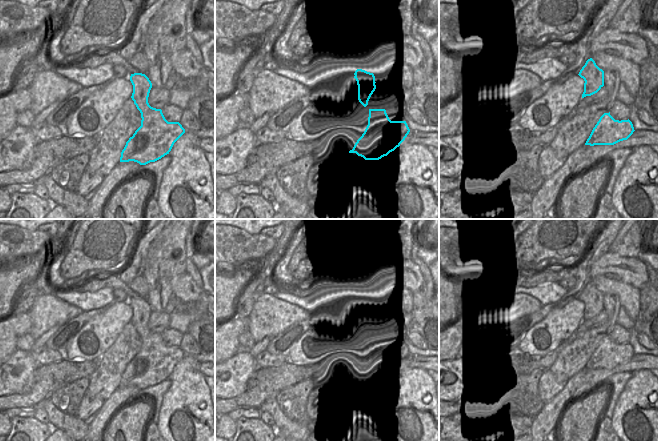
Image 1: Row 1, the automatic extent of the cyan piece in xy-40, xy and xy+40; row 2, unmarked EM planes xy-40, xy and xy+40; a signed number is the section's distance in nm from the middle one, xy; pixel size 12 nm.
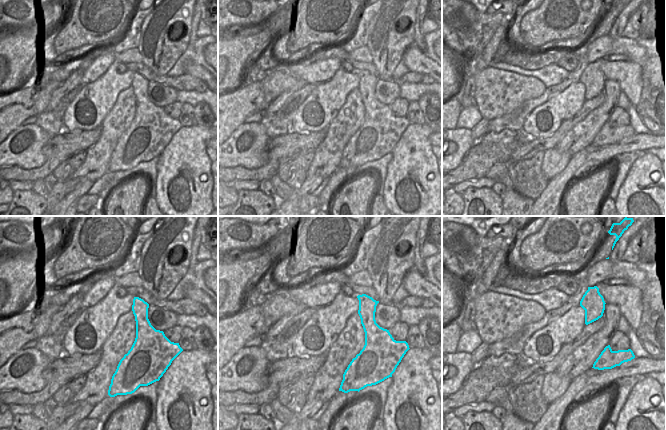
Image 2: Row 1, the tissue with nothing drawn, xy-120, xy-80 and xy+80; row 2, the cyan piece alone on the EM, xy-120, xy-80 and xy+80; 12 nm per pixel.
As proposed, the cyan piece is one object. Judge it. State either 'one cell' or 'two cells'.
two cells

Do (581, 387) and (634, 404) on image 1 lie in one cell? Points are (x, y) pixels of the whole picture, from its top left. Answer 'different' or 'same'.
different

